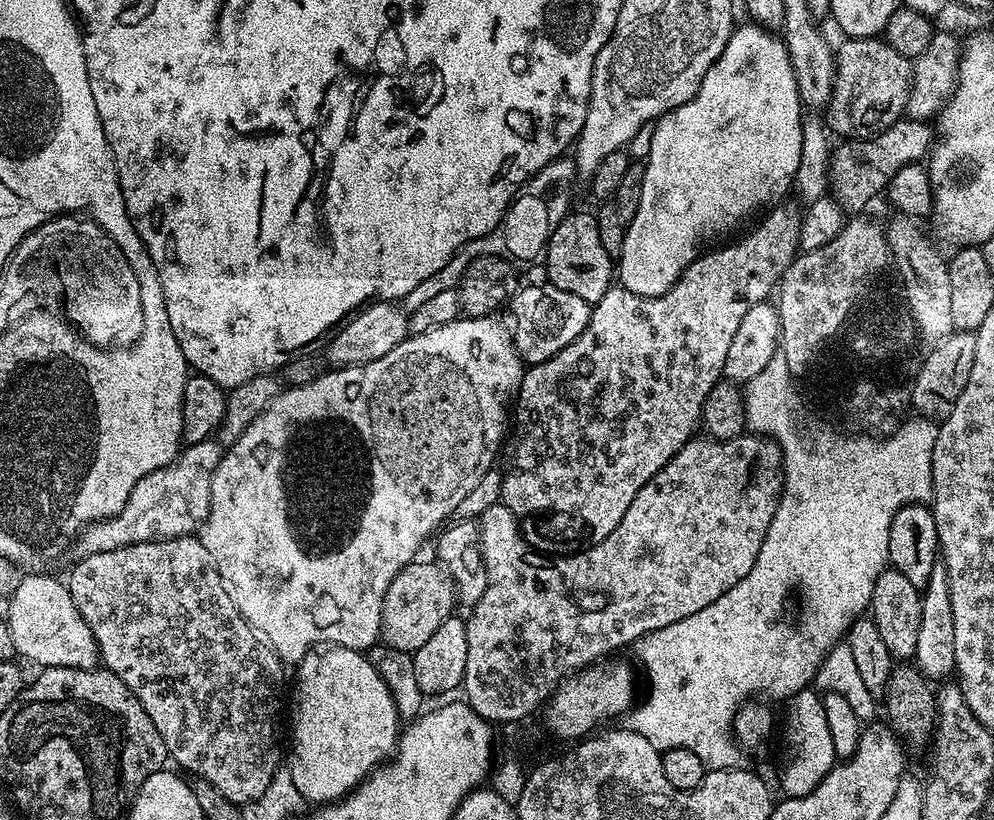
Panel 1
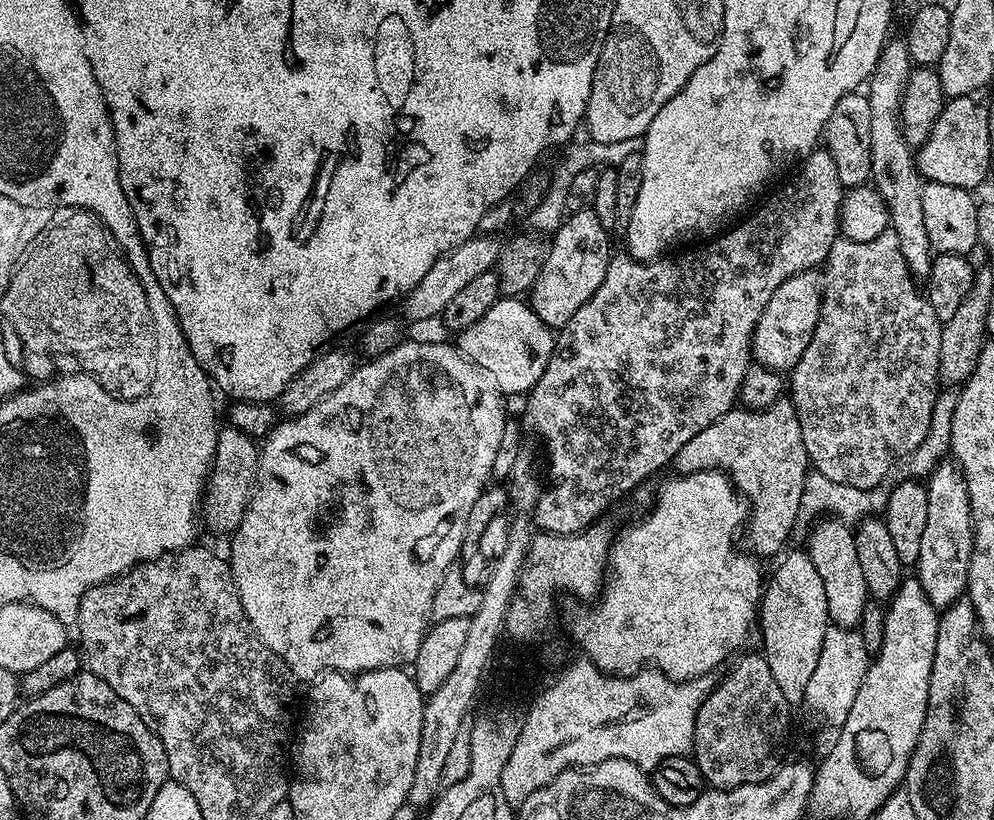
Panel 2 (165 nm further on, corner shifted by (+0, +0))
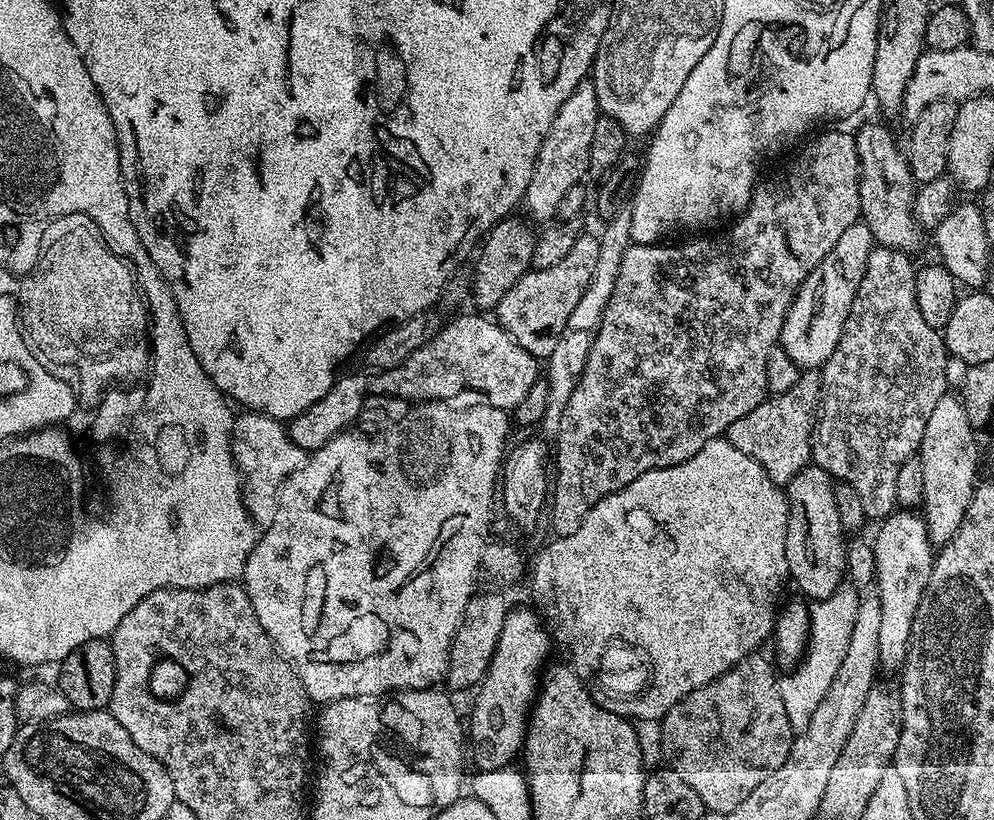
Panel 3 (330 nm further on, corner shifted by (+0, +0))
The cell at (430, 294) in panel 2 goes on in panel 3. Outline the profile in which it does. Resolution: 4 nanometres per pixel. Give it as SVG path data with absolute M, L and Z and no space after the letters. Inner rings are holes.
M588 78L578 86L574 86L574 94L570 94L570 98L562 102L538 150L534 162L534 174L530 174L530 186L526 186L526 194L522 201L522 208L529 212L527 215L533 221L551 221L556 216L558 202L562 202L566 190L570 190L570 186L581 183L585 179L584 175L589 175L590 141L594 135L594 126L598 123L601 114L598 94L591 79Z

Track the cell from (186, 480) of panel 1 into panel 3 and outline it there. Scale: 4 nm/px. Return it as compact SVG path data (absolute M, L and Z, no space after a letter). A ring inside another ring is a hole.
M244 410L232 421L232 457L240 472L240 493L248 516L257 529L266 529L274 522L280 487L294 470L304 465L306 453L288 437L288 429L281 421Z

